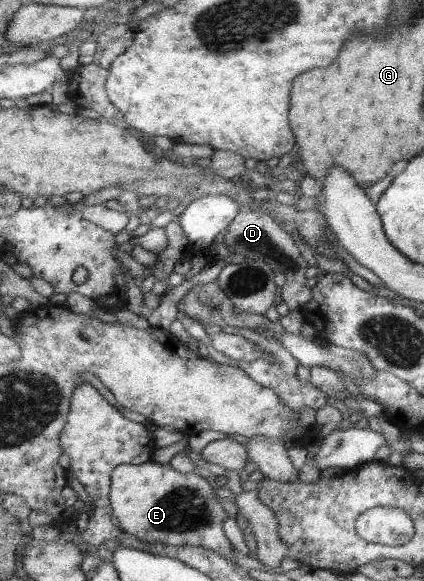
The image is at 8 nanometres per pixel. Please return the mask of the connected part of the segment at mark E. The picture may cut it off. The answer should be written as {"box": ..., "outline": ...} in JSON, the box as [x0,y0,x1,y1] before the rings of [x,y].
{"box":[111,461,236,564],"outline":[[[154,461],[144,464],[122,464],[113,471],[111,503],[113,512],[119,520],[122,532],[135,535],[139,540],[149,544],[168,544],[175,546],[206,547],[214,553],[226,557],[236,564],[233,557],[234,546],[224,533],[224,519],[228,517],[216,496],[216,489],[211,479],[204,479],[196,473],[178,473],[170,463],[160,464]]]}

